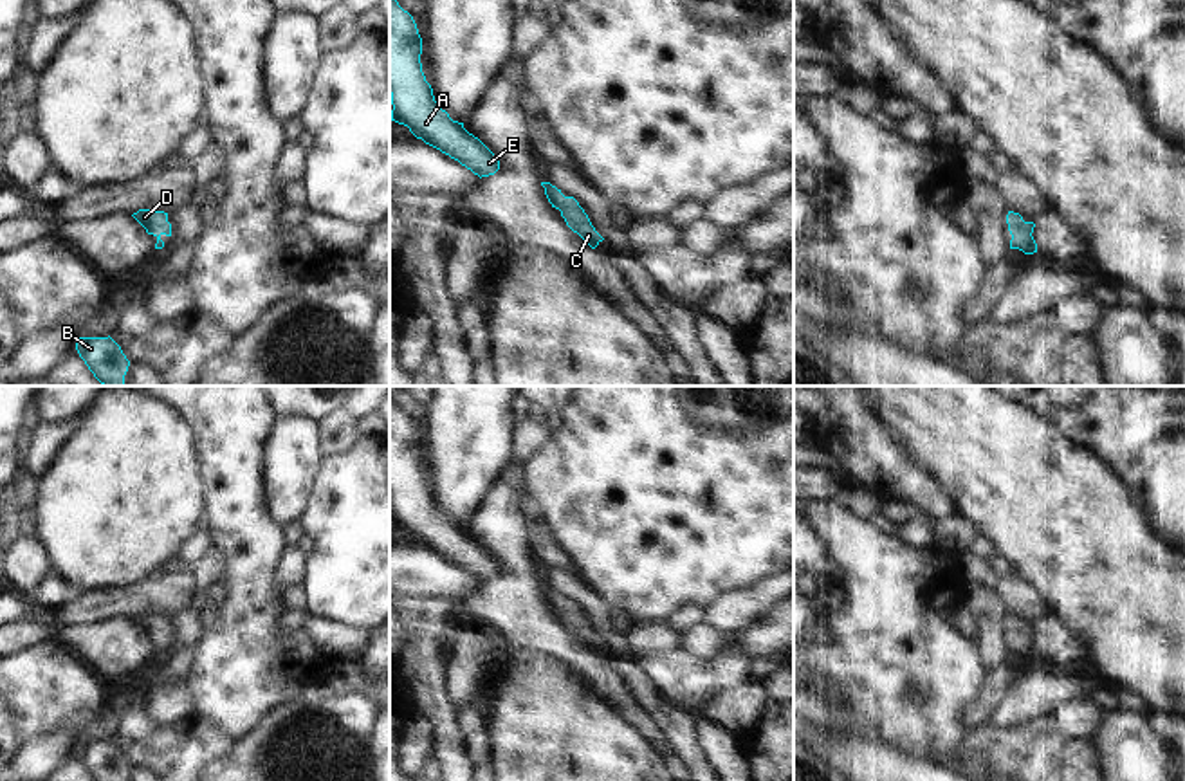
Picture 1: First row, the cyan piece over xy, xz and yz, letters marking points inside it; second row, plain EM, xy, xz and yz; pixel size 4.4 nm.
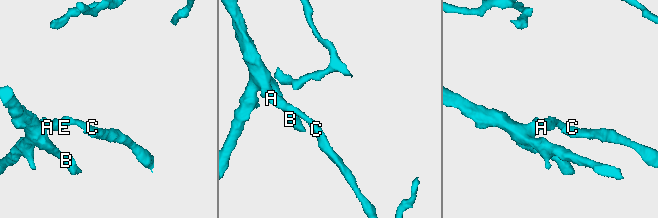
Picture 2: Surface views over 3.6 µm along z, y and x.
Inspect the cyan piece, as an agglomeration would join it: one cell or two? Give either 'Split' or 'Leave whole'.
Leave whole

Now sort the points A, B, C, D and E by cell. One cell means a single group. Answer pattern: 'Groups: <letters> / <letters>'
Groups: A B C D E

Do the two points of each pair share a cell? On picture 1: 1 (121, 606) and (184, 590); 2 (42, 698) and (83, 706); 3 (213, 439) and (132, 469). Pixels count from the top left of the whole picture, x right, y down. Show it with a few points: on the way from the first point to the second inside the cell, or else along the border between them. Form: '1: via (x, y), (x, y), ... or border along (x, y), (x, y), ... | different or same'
1: via (137, 597), (168, 596) | same
2: via (53, 698), (73, 698) | same
3: border along (174, 408), (195, 444), (195, 469), (202, 486) | different

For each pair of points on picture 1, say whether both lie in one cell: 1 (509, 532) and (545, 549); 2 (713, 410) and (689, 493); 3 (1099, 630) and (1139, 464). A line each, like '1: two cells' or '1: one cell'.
1: two cells
2: two cells
3: two cells

